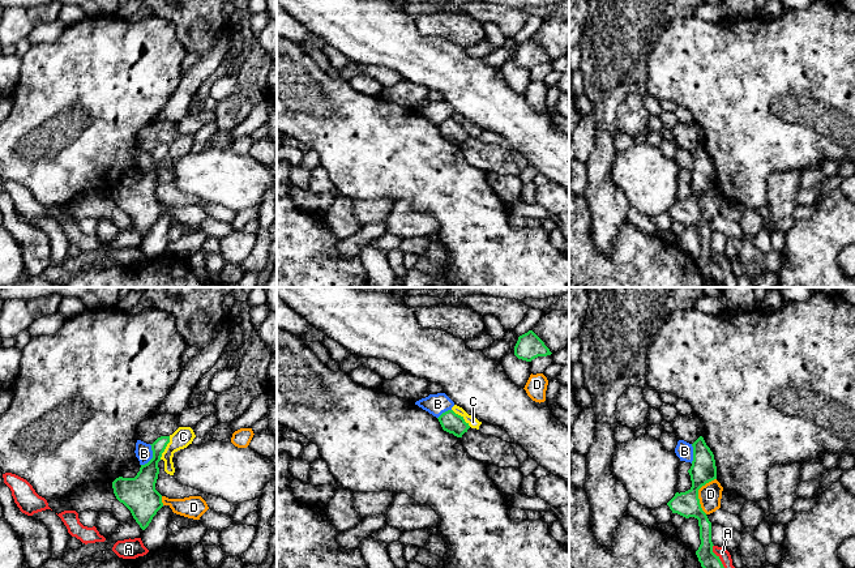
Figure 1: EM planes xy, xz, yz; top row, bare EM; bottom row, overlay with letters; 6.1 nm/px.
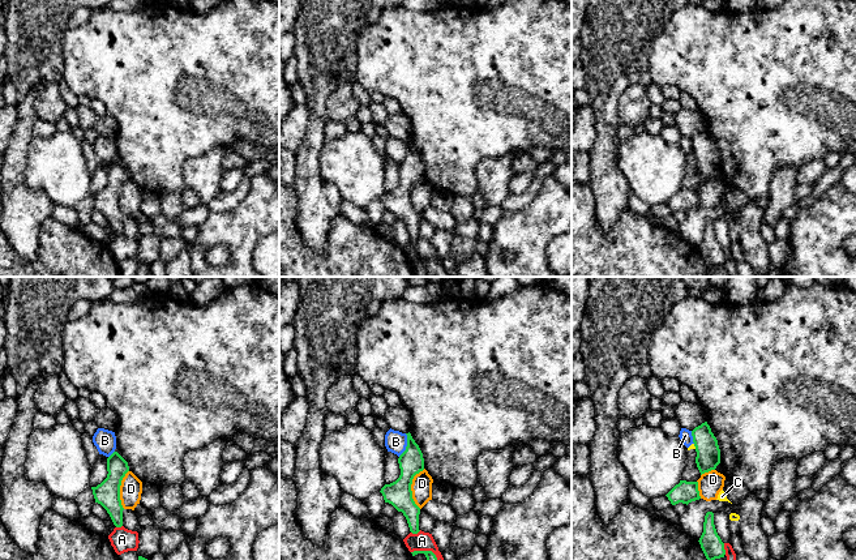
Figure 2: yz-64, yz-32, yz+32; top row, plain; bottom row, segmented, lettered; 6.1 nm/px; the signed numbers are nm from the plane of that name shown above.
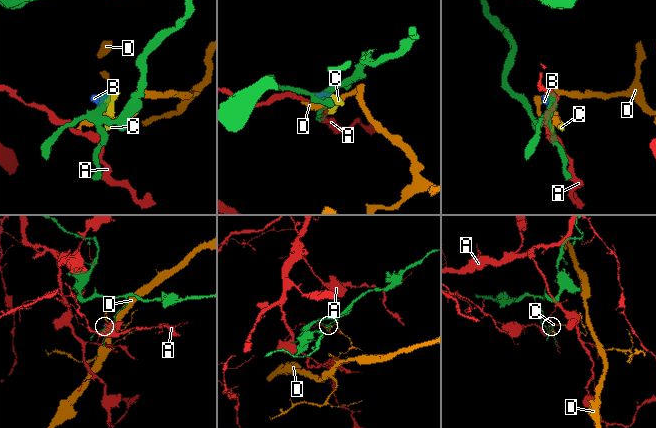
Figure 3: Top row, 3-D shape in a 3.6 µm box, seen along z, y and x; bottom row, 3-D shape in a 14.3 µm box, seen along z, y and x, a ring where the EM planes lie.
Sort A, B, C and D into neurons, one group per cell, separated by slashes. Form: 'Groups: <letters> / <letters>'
Groups: A / B C / D

